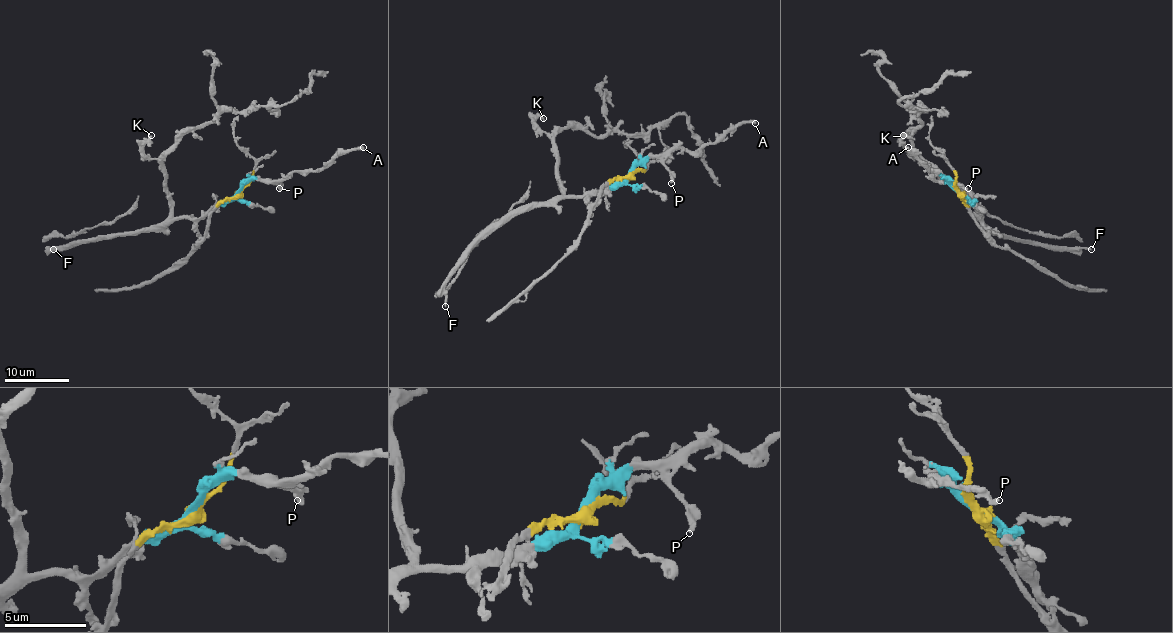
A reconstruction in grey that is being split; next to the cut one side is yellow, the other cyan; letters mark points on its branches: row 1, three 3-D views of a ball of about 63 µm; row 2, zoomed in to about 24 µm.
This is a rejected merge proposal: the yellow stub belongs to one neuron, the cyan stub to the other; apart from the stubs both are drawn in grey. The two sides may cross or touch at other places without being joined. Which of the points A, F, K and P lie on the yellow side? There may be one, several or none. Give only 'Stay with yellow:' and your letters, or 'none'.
Stay with yellow: none

